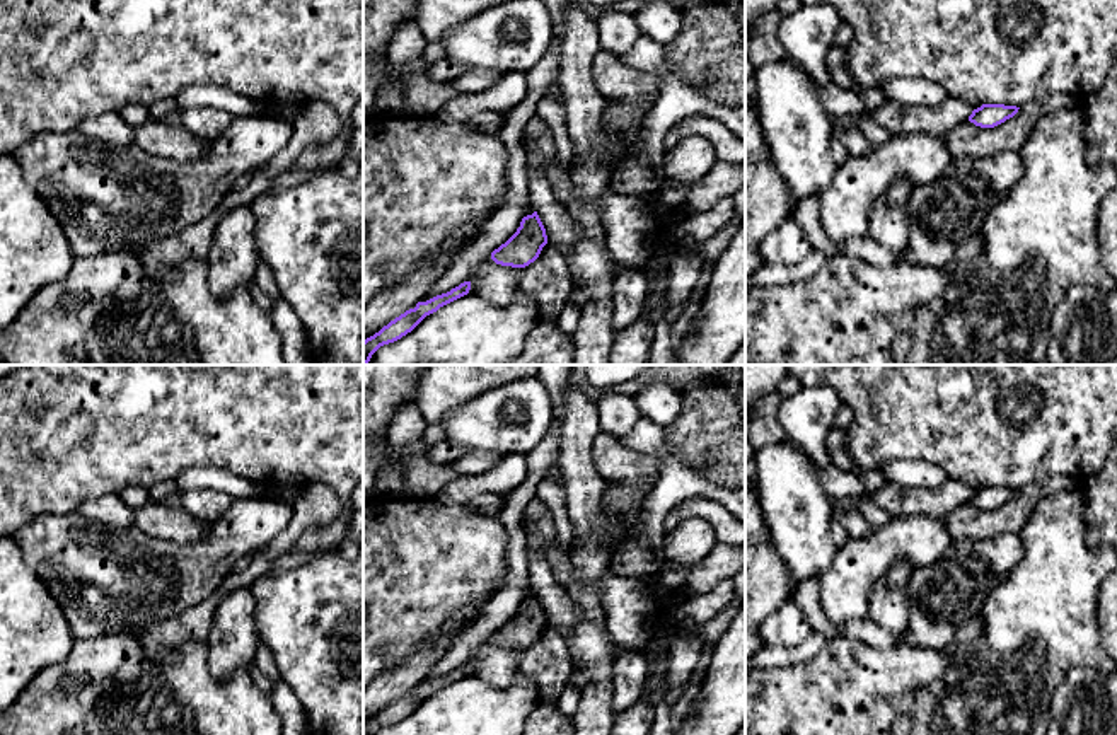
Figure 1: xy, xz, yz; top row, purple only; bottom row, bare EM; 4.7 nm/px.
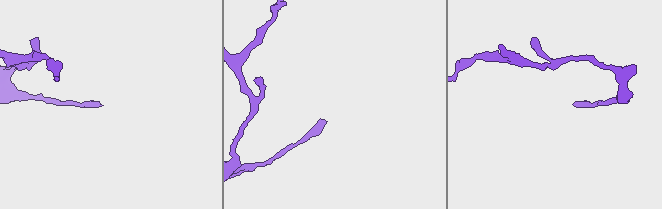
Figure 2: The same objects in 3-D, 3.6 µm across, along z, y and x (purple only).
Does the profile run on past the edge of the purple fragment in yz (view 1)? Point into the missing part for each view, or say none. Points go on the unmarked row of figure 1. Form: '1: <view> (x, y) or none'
1: none

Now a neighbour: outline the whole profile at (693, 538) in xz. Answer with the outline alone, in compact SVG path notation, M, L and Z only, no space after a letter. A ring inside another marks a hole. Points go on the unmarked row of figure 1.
M701 517L682 518L680 524L662 539L662 549L668 563L691 568L716 546L715 527Z

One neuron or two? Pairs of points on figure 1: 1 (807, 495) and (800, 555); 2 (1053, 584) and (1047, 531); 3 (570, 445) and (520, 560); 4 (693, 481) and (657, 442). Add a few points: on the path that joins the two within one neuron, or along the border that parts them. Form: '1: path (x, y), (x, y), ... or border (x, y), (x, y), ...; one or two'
1: path (809, 510), (802, 522), (802, 539); one
2: path (1053, 570), (1053, 544); one
3: border (558, 432), (558, 456), (543, 476); two
4: path (682, 471), (665, 452); one

